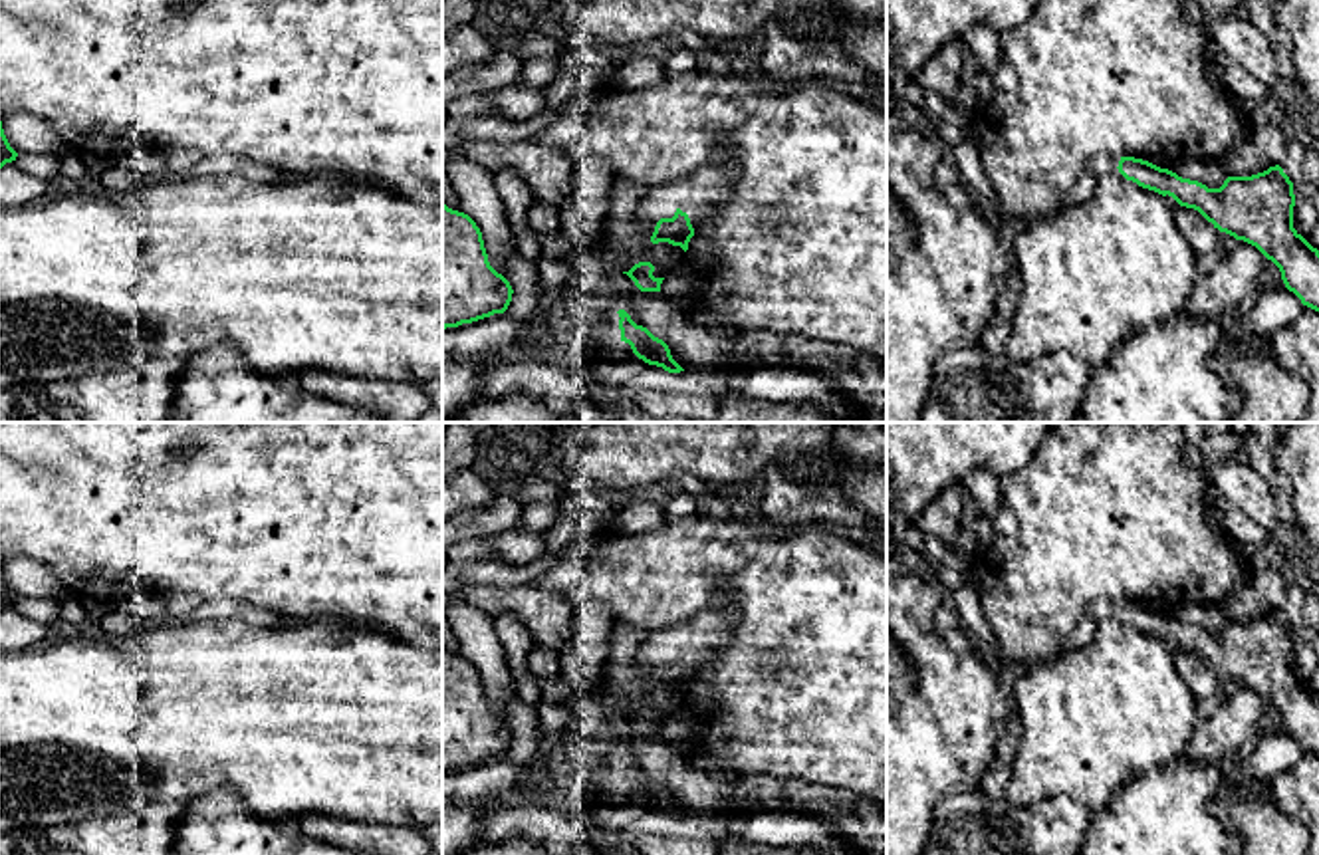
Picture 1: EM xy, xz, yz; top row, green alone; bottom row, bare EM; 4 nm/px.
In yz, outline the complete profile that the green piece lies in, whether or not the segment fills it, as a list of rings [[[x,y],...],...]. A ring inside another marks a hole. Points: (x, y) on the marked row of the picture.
[[[1103,153],[1087,163],[1087,169],[1067,192],[1061,208],[1087,202],[1095,194],[1097,181],[1107,175],[1133,181],[1162,196],[1168,194],[1180,206],[1198,210],[1220,232],[1256,246],[1279,268],[1285,288],[1293,292],[1303,305],[1319,311],[1319,250],[1293,228],[1293,183],[1279,165],[1252,177],[1228,177],[1220,188],[1208,188],[1198,181],[1182,179],[1176,173],[1160,169],[1148,161]]]

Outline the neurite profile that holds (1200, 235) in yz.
[[[1178,204],[1176,222],[1178,222],[1178,230],[1192,246],[1196,256],[1224,248],[1220,230],[1212,222],[1208,222],[1198,210]]]

